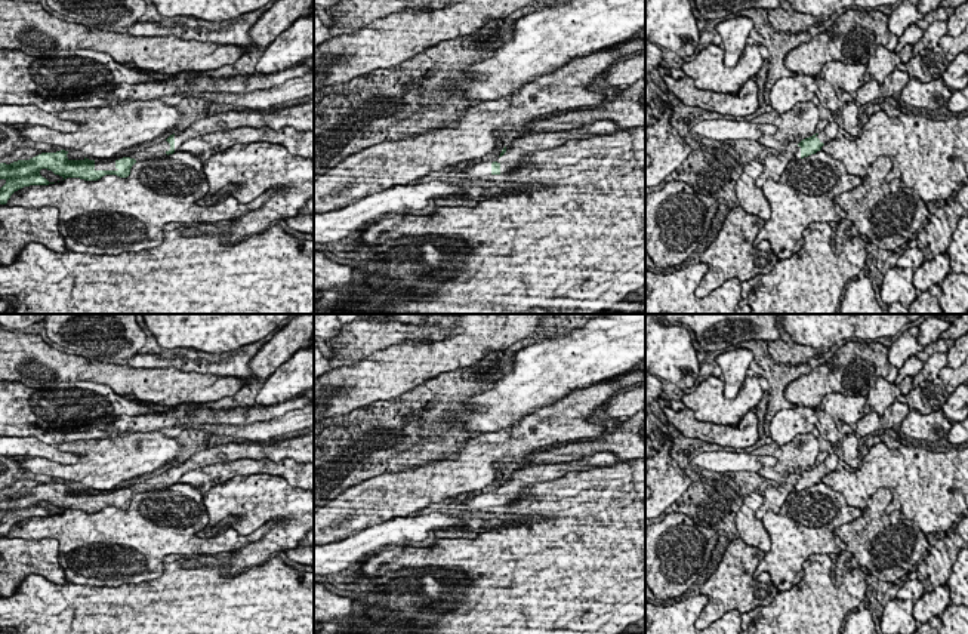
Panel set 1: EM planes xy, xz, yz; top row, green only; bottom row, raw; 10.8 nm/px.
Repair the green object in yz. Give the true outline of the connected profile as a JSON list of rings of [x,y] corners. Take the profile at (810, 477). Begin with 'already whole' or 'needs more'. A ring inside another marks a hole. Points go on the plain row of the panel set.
needs more | [[[835,452],[835,453],[829,455],[820,465],[816,465],[813,468],[802,471],[798,476],[796,484],[793,486],[795,490],[801,492],[804,489],[808,489],[808,487],[820,483],[826,474],[836,470],[839,456],[841,455],[838,452]]]

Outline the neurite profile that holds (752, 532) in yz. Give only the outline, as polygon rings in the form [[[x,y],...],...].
[[[755,492],[749,493],[736,514],[736,529],[739,532],[739,538],[746,545],[767,553],[771,548],[771,539],[762,520],[756,517],[756,511],[761,508],[762,502],[762,495]]]

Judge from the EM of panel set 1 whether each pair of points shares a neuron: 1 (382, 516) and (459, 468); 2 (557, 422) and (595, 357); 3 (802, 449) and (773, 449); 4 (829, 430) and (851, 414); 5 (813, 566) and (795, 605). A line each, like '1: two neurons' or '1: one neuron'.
1: two neurons
2: two neurons
3: one neuron
4: one neuron
5: one neuron

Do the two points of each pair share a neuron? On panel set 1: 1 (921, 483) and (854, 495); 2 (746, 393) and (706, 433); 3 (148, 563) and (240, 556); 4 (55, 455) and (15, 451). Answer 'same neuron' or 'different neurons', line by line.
1: same neuron
2: different neurons
3: different neurons
4: same neuron

